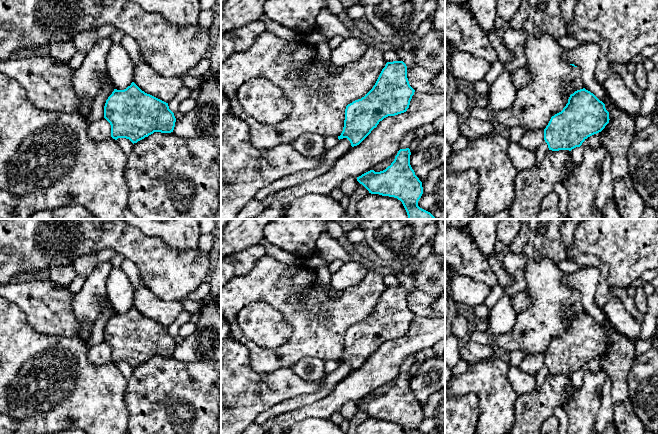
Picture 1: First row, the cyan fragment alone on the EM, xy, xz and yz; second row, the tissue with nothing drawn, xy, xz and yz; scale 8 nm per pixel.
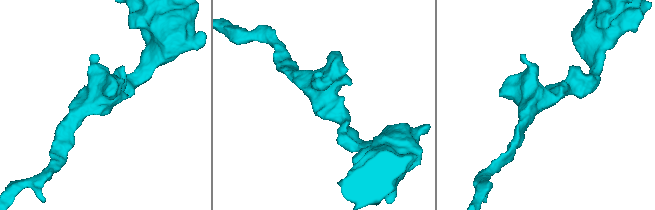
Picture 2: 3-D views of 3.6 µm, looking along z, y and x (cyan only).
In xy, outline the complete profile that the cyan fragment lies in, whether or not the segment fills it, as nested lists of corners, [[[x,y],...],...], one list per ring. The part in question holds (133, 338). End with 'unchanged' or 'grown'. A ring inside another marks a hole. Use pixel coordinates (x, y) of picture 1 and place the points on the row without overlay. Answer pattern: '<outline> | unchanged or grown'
[[[134,306],[124,314],[114,313],[106,324],[104,342],[111,349],[111,361],[129,363],[133,368],[148,361],[154,356],[171,357],[176,342],[169,333],[168,327],[145,317]]] | unchanged

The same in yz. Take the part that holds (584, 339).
[[[583,312],[571,318],[563,334],[551,341],[544,353],[544,364],[549,374],[571,375],[580,371],[588,361],[601,356],[609,344],[609,336],[606,334],[605,328],[593,317]]] | unchanged

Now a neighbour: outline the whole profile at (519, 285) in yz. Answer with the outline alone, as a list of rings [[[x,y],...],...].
[[[518,270],[513,274],[514,283],[506,288],[503,288],[503,295],[507,295],[509,297],[514,296],[518,292],[525,291],[527,288],[527,283],[525,279],[524,270]]]

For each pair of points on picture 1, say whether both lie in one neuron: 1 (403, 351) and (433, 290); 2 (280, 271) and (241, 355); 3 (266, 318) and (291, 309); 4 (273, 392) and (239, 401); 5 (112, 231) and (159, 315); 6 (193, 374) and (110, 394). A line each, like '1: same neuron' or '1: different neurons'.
1: different neurons
2: different neurons
3: different neurons
4: same neuron
5: different neurons
6: different neurons

